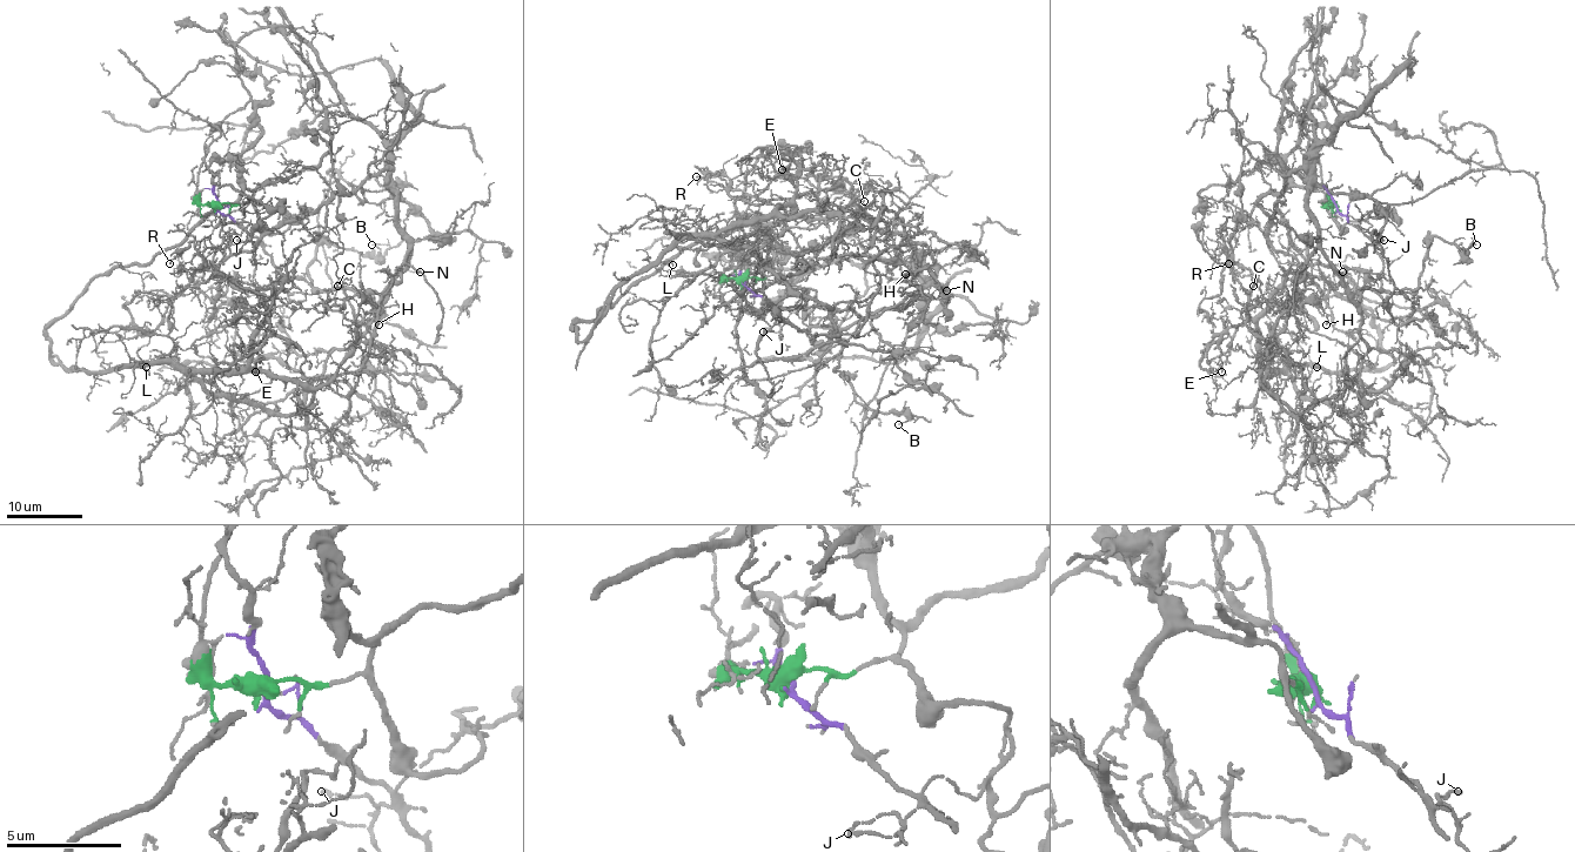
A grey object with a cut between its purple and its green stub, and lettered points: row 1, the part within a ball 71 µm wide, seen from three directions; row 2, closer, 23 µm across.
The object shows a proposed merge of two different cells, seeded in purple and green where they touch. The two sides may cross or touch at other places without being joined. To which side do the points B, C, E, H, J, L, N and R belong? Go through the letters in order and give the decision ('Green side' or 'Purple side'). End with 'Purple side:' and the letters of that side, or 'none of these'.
B: Purple side
C: Purple side
E: Green side
H: Purple side
J: Purple side
L: Green side
N: Purple side
R: Green side
Purple side: B, C, H, J, N

